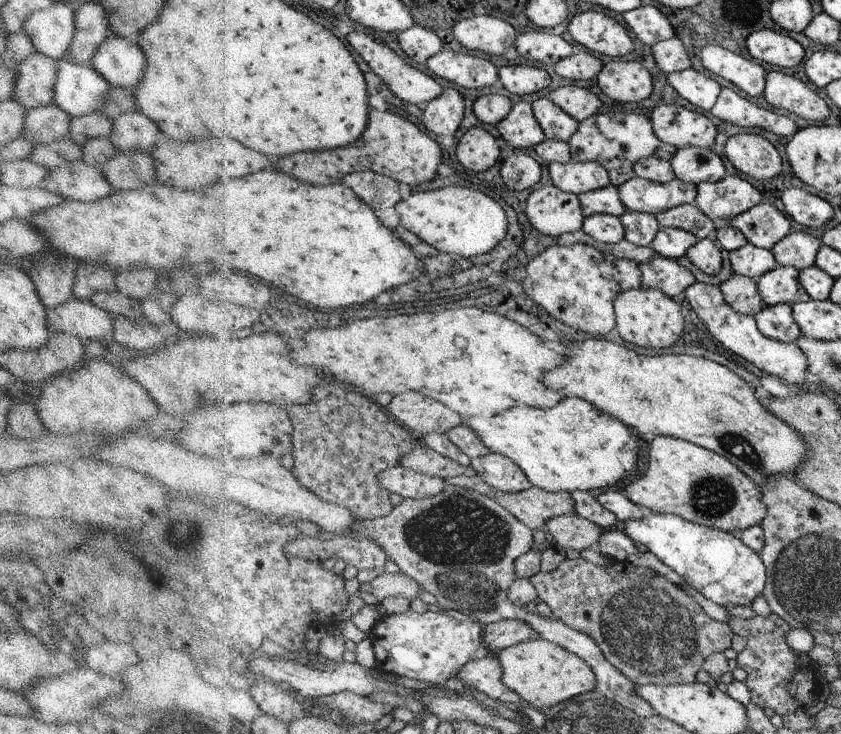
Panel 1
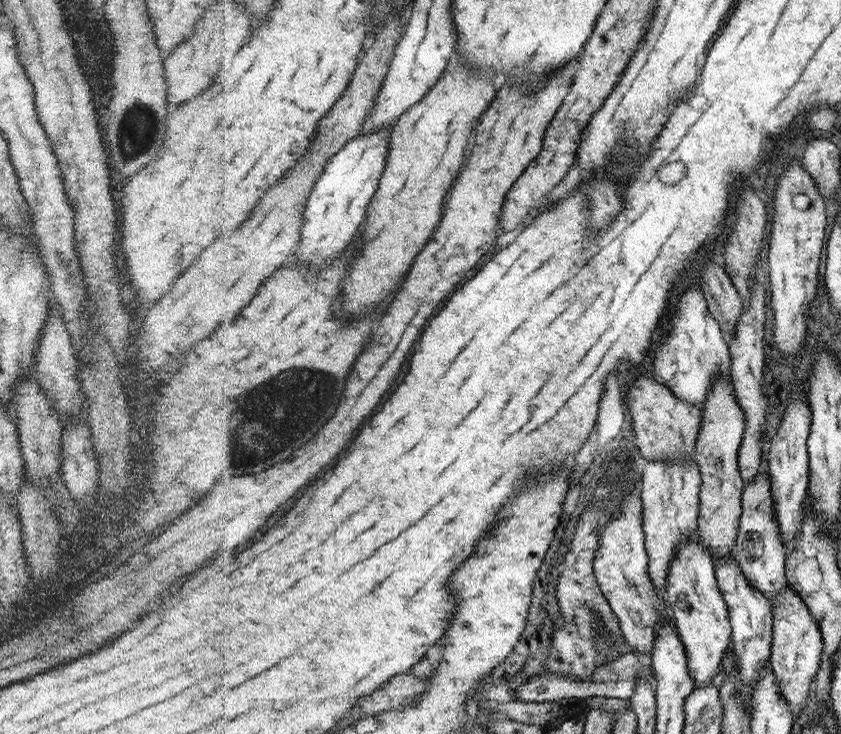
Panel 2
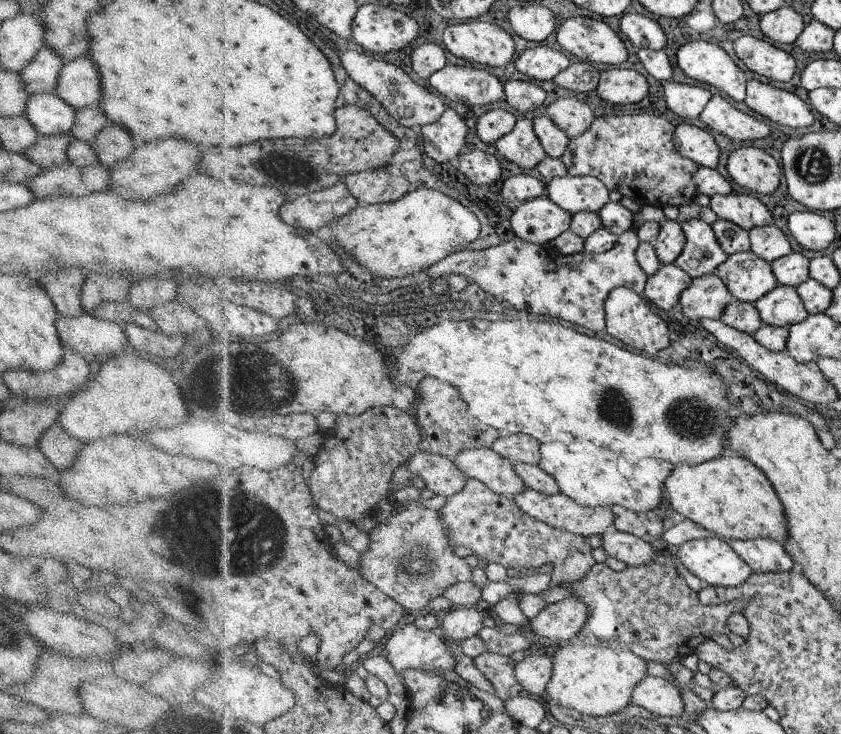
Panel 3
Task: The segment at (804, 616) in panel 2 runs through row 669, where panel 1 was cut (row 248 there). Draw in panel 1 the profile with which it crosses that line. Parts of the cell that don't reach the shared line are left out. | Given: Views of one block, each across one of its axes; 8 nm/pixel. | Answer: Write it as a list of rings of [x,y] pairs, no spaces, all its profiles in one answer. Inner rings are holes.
[[[792,232],[772,248],[778,265],[797,269],[814,265],[814,256],[819,252],[820,240],[806,232]]]

